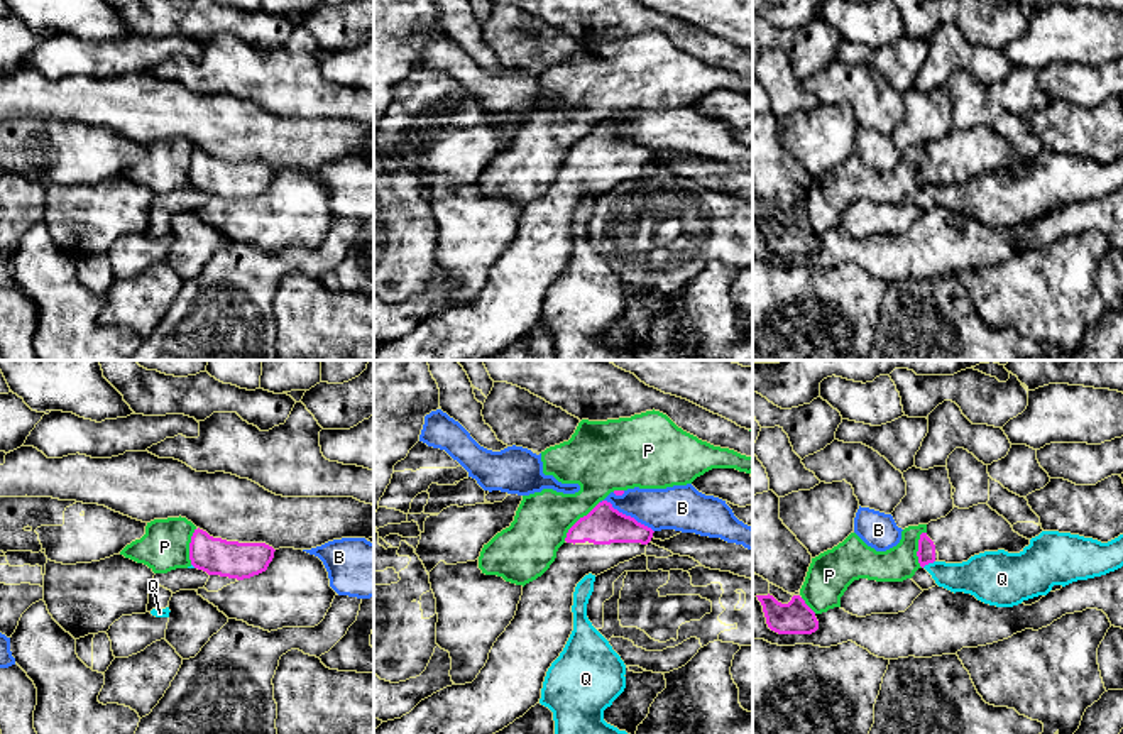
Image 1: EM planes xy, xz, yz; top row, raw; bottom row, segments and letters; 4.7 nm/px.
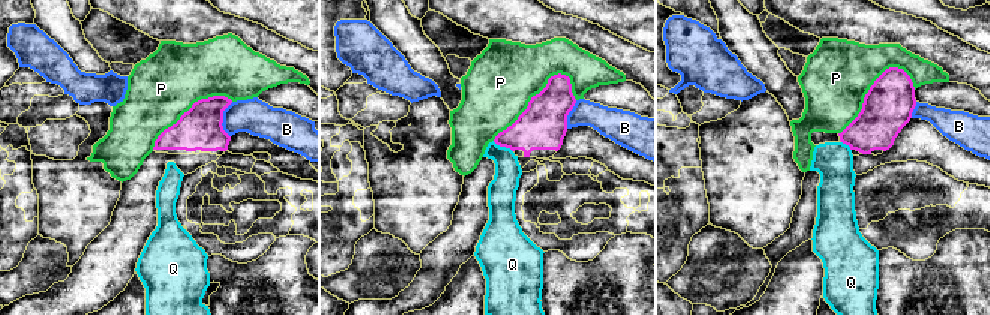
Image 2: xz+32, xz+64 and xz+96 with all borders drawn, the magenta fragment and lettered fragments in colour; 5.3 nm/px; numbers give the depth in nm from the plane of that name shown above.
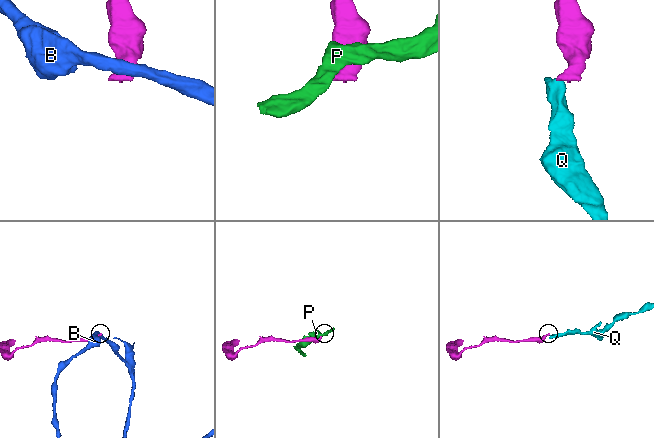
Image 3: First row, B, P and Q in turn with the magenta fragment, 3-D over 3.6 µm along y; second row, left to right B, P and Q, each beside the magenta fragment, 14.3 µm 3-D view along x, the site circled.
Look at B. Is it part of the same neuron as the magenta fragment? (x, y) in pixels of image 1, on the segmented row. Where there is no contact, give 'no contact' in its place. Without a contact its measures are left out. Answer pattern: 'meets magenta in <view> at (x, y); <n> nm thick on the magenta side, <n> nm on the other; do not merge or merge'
meets magenta in xz at (628, 516); 190 nm thick on the magenta side, 220 nm on the other; do not merge

